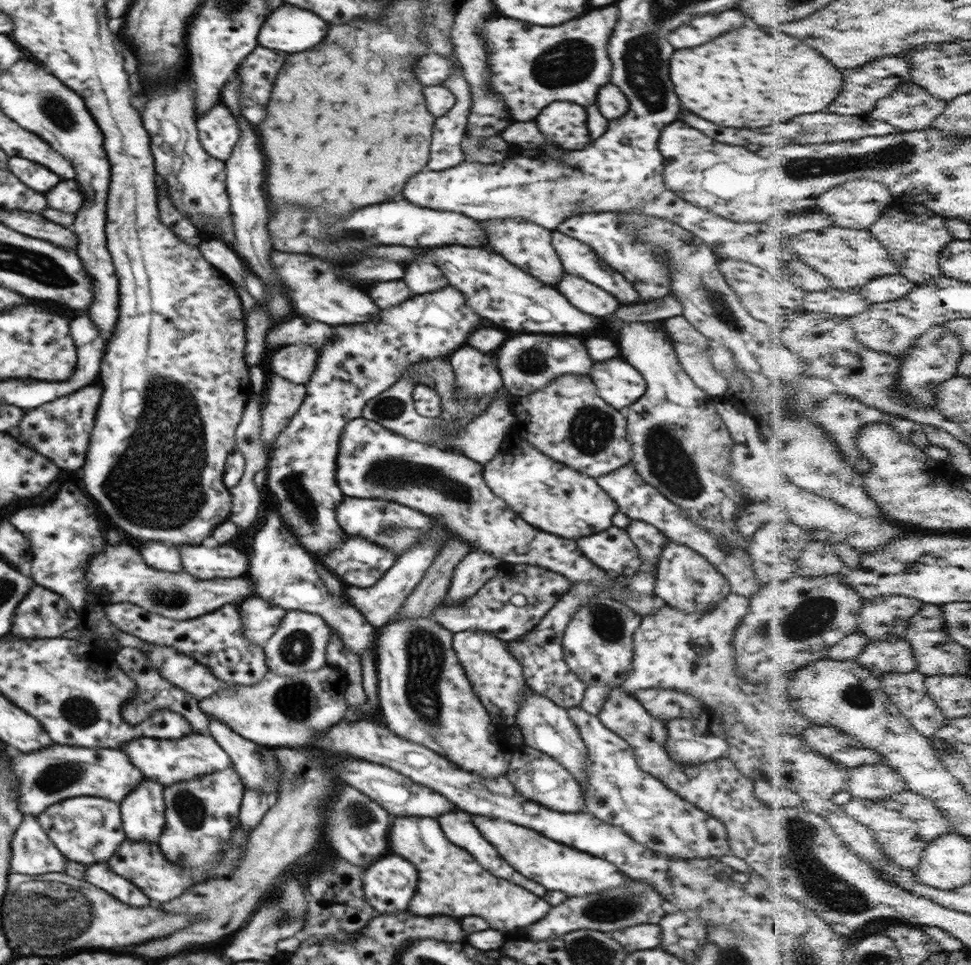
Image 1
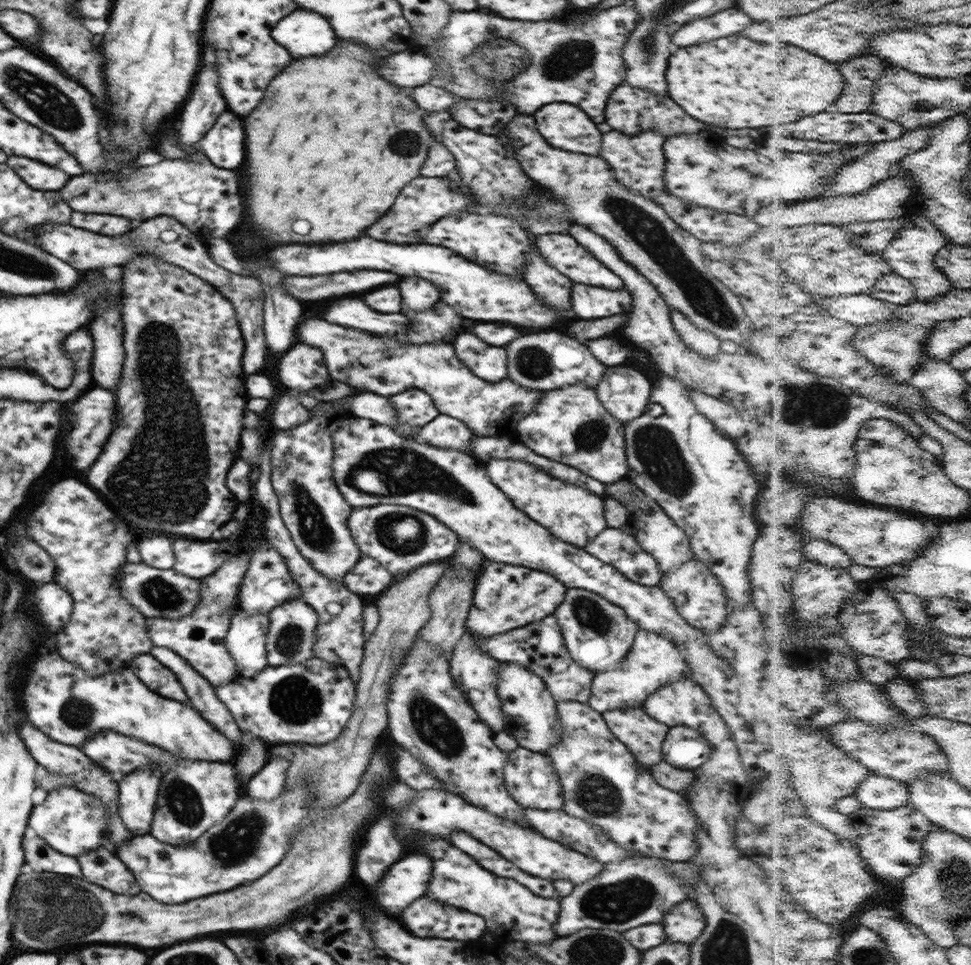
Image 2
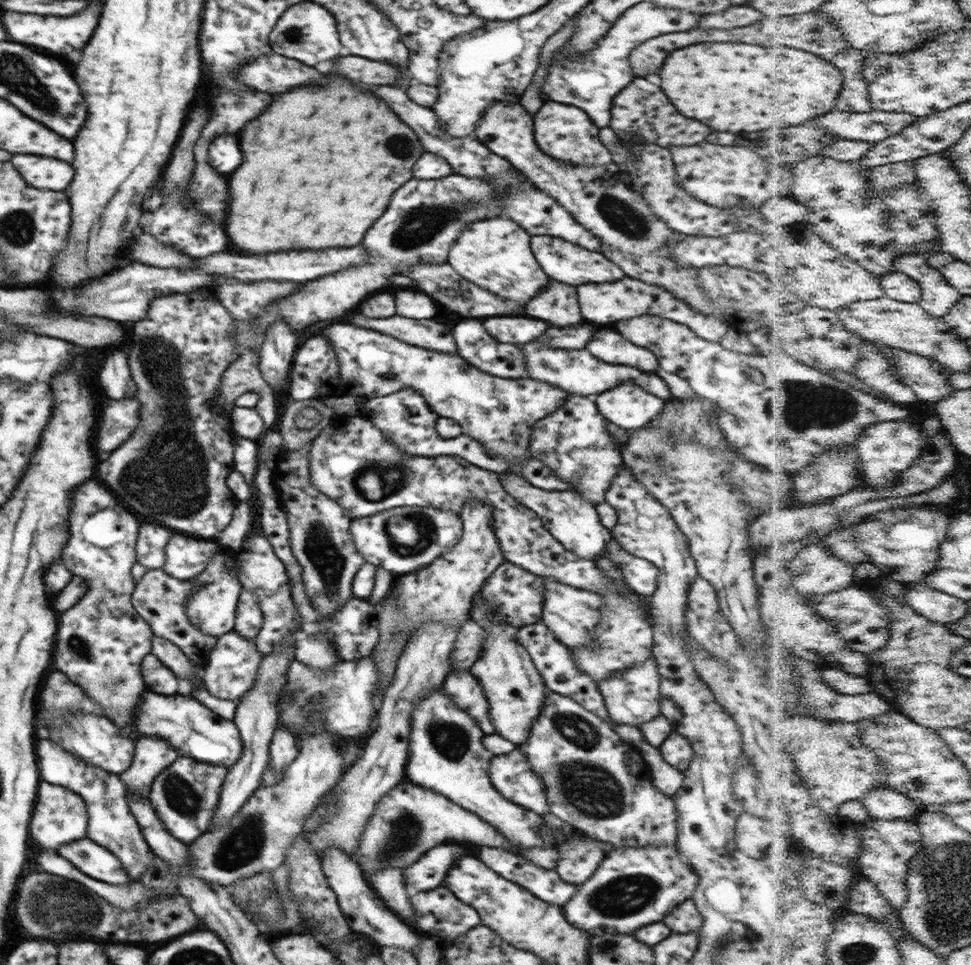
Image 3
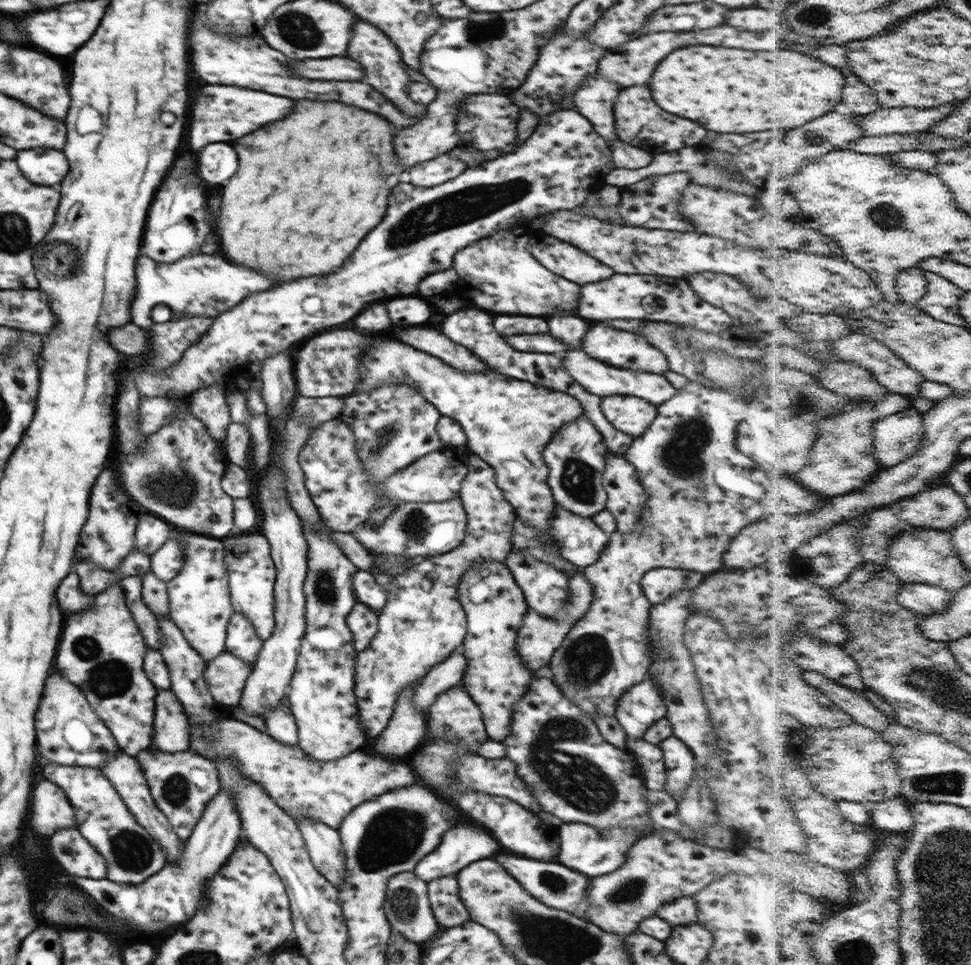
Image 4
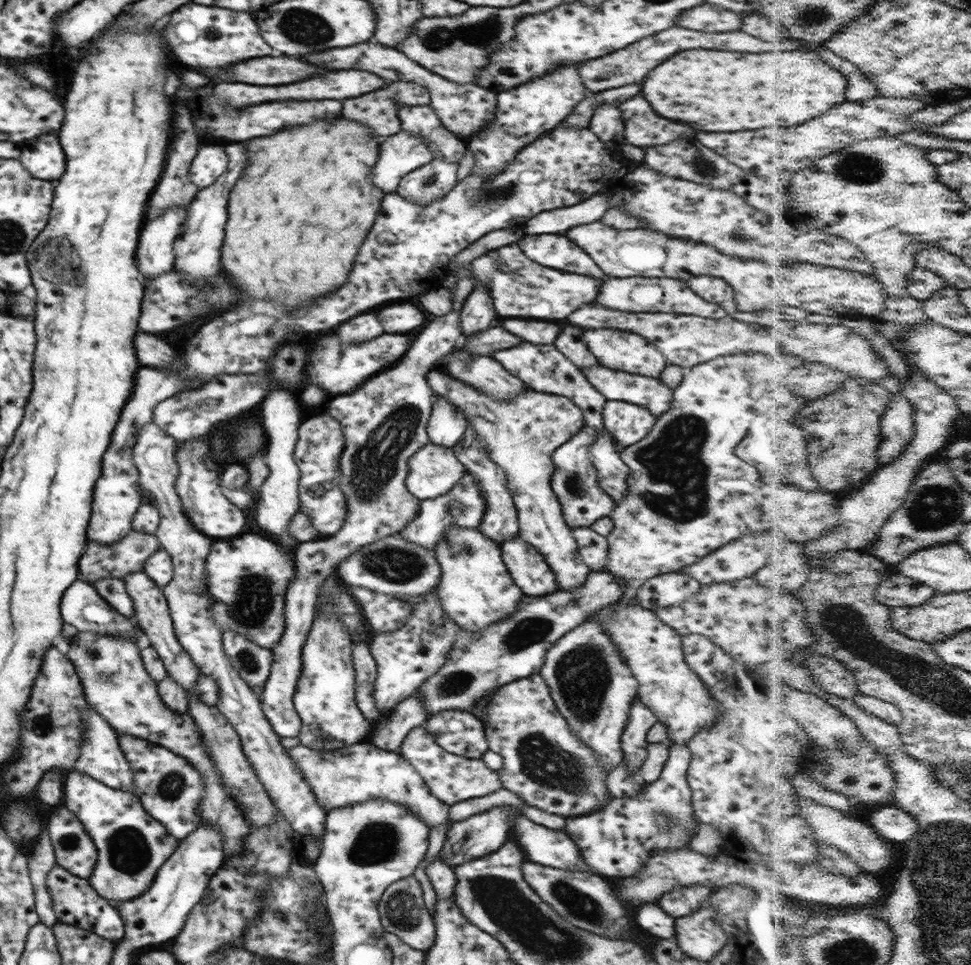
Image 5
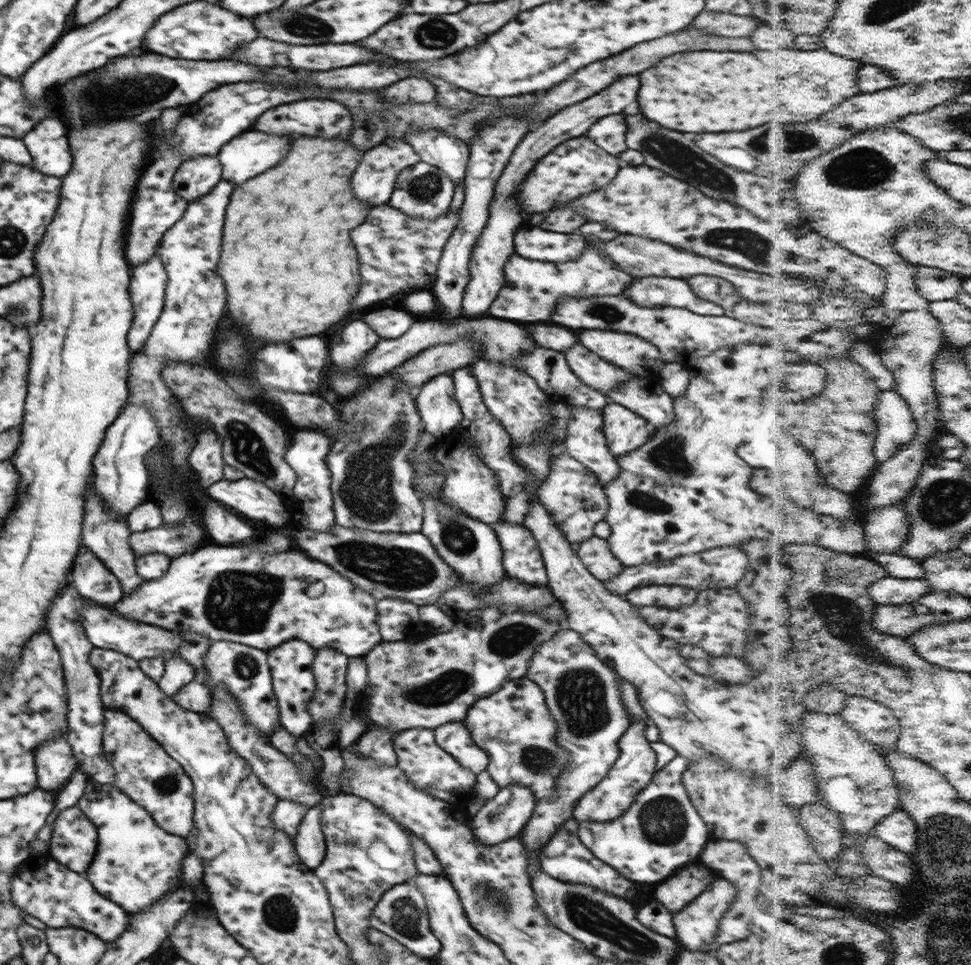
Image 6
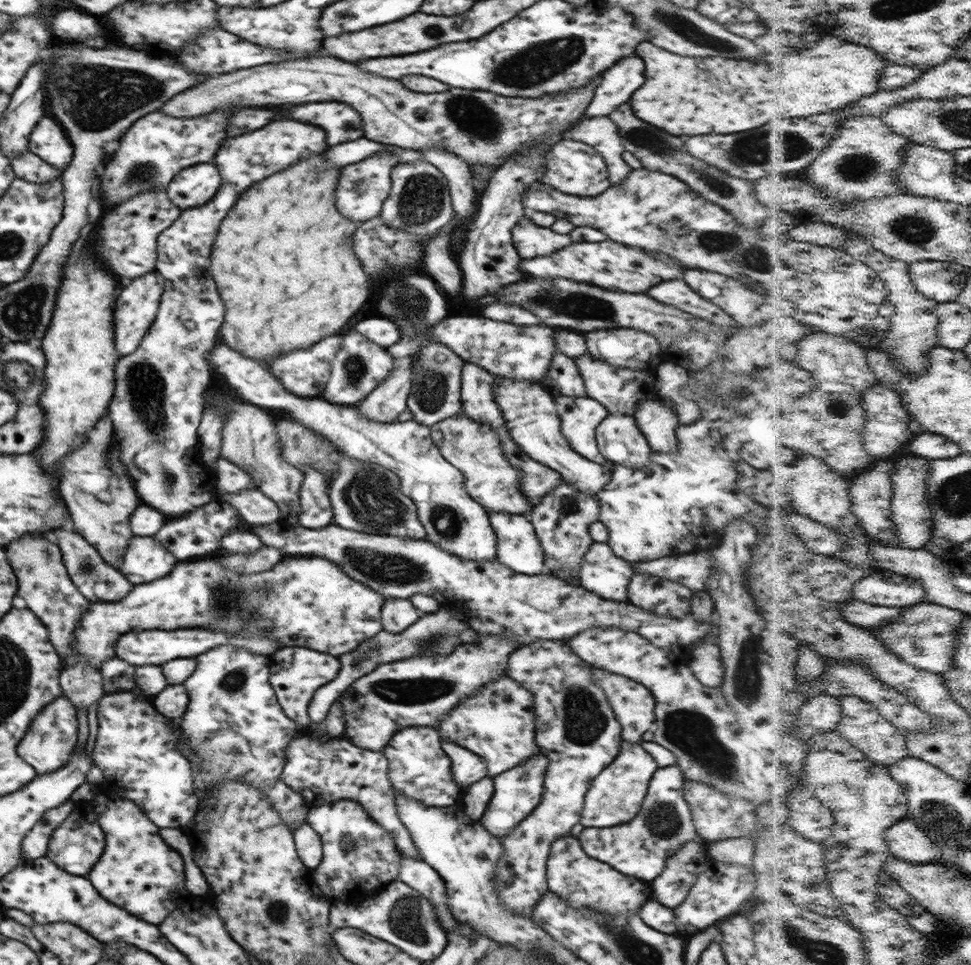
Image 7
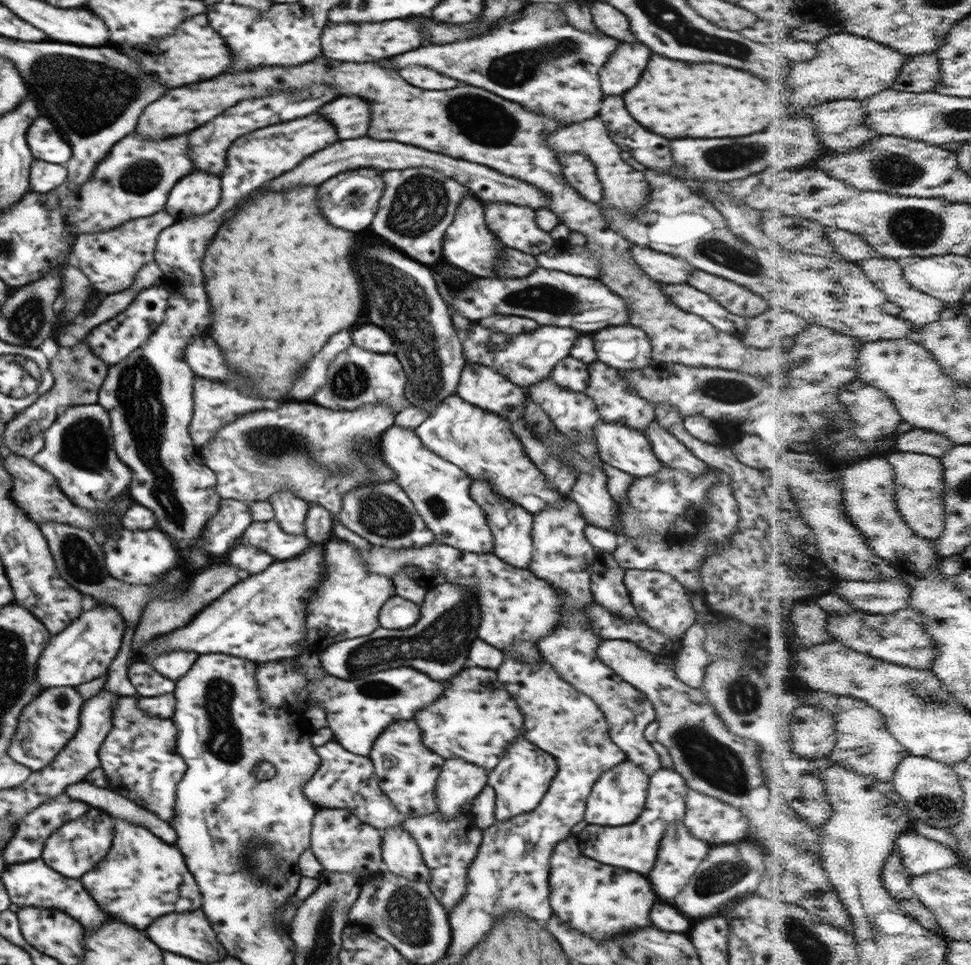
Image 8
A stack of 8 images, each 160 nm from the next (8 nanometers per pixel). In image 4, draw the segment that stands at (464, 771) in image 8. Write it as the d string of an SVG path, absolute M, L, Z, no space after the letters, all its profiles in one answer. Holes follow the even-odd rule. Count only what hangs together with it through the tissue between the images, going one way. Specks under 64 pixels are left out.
M462 682L446 692L436 696L436 700L429 706L427 711L427 738L447 738L447 740L459 740L463 748L476 754L483 742L489 739L482 720L481 712L477 704L470 698L467 689Z

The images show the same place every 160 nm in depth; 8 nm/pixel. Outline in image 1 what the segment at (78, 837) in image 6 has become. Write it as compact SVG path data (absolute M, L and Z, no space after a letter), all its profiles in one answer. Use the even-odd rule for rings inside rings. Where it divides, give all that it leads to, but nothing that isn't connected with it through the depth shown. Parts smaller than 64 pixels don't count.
M106 863L89 864L85 870L85 880L114 898L122 900L124 904L134 907L145 907L154 902L148 898L134 883L126 877L115 873Z

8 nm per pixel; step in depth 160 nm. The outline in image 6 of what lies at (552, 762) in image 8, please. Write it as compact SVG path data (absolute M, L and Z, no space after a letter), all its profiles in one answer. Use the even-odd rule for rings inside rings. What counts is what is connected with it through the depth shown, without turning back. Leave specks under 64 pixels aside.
M513 784L502 787L491 800L486 801L482 808L470 818L468 826L479 843L486 846L500 844L502 841L514 839L516 834L526 826L536 808L536 803L532 790L524 785Z

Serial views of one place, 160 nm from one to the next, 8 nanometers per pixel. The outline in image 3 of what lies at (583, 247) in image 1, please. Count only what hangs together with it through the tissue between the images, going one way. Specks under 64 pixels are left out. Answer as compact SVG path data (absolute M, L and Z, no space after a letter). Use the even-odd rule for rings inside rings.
M531 236L531 249L538 264L542 266L542 270L564 284L570 286L578 286L578 284L602 284L602 282L616 282L620 278L624 278L624 272L614 264L603 253L592 252L582 248L578 244L568 242L563 238L554 238L554 236Z

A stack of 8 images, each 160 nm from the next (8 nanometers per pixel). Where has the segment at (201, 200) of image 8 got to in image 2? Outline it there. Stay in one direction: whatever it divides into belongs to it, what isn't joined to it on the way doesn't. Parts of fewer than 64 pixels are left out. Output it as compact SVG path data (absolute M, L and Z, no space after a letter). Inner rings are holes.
M228 111L222 113L197 145L217 168L238 170L244 160L242 120Z

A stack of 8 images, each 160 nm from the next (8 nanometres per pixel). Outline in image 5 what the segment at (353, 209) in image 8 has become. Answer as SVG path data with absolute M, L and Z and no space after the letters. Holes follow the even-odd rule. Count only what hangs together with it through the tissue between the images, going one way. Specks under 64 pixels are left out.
M403 130L382 139L378 152L378 164L374 164L370 178L385 194L395 192L406 174L434 159L423 138Z

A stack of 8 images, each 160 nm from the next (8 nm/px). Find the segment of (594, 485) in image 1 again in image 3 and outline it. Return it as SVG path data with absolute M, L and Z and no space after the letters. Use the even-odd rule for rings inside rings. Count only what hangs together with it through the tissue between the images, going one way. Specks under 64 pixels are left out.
M512 471L499 473L499 479L510 496L536 513L546 531L555 540L558 540L558 543L562 544L566 551L570 551L582 559L596 560L602 555L602 551L606 549L610 539L613 538L609 529L602 526L595 506L584 500L578 493L571 490L542 490L532 486L520 474Z

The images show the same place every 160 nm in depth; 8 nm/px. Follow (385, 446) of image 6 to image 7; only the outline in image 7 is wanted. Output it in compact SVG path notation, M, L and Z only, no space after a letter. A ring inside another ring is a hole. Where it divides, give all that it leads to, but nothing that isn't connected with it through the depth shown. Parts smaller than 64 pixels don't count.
M341 455L337 459L339 473L329 482L329 499L333 522L340 528L377 536L396 536L420 540L427 537L418 520L416 505L402 494L400 481L383 471L379 464Z

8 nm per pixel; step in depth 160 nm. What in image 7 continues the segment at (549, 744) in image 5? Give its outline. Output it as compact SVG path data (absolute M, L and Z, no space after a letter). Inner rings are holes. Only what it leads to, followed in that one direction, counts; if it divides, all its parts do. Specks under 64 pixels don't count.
M506 675L483 684L473 696L461 699L449 715L439 720L436 729L441 738L447 738L483 758L490 778L521 765L529 756L541 753L535 741L533 696Z

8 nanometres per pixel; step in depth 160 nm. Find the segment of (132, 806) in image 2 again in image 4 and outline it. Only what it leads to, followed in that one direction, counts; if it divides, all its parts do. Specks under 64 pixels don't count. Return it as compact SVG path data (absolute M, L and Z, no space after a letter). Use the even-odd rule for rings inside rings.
M172 689L157 691L154 734L148 749L159 752L184 752L191 748L189 718Z

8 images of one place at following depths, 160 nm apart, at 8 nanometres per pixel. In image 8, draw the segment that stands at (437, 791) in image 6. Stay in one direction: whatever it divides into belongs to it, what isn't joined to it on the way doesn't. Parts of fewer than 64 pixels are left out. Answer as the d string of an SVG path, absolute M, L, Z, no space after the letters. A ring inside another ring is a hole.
M414 719L390 723L374 739L368 757L374 765L380 788L403 818L432 814L437 810L436 781L445 759L423 745L421 730Z

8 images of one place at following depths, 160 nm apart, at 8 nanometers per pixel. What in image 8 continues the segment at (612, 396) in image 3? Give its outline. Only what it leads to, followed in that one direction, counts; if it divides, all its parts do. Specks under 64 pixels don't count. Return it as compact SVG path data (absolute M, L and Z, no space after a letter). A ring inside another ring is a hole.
M600 422L593 432L600 460L630 476L648 478L664 466L641 431L627 425Z

